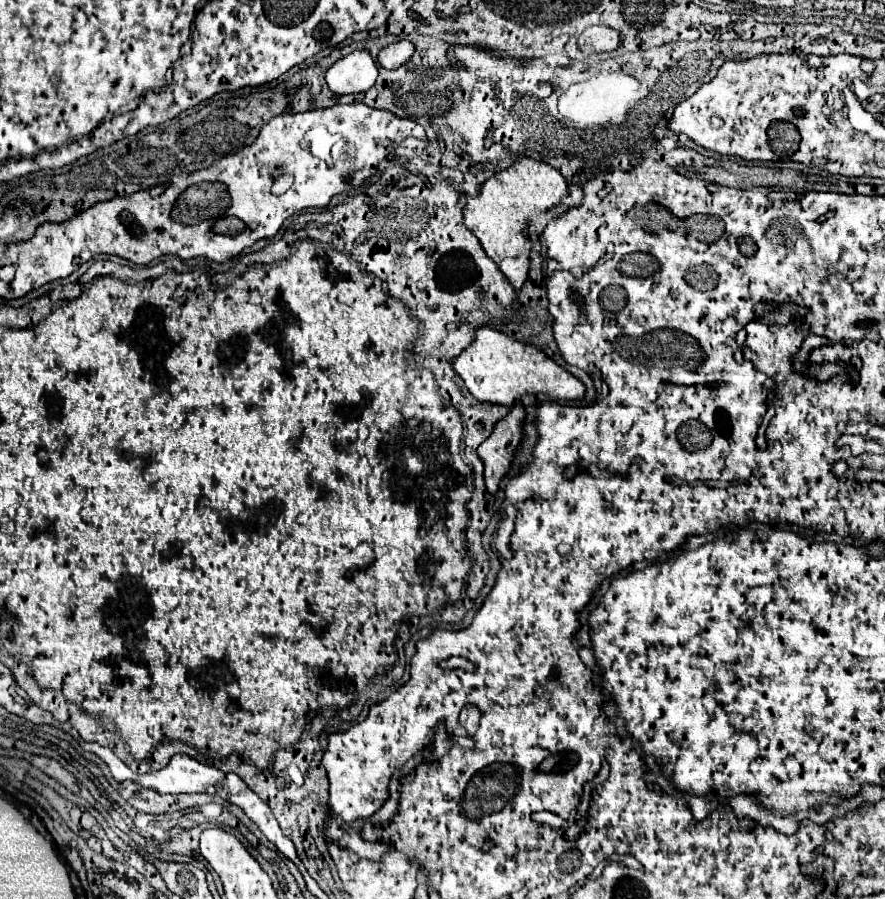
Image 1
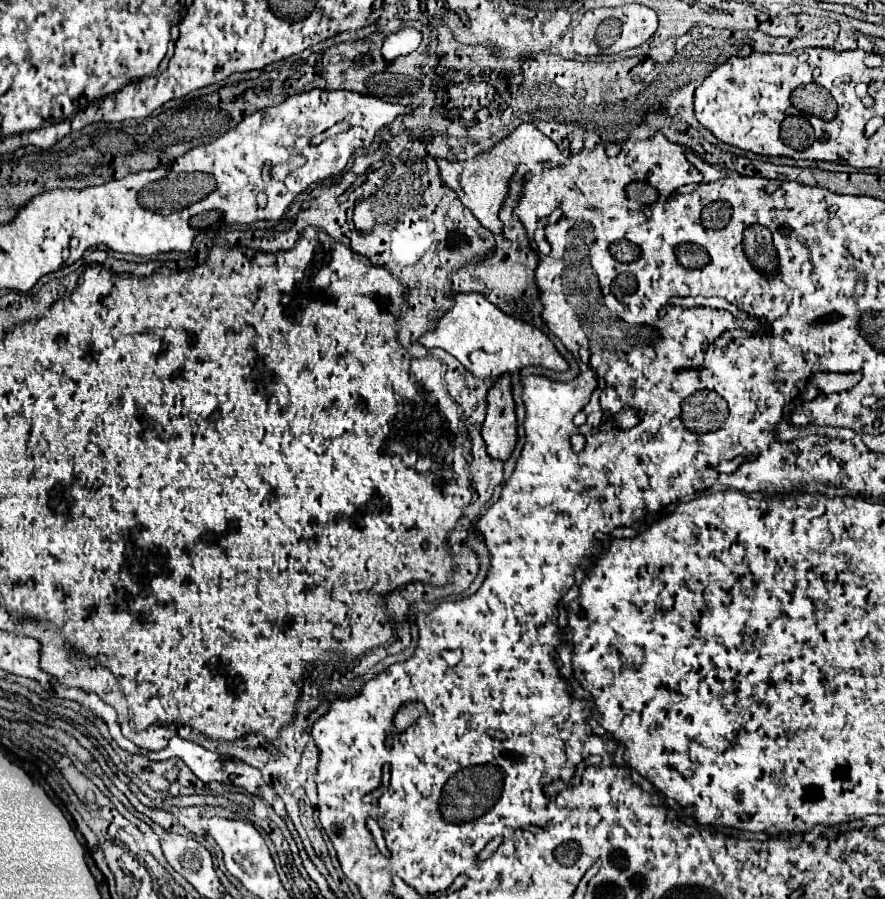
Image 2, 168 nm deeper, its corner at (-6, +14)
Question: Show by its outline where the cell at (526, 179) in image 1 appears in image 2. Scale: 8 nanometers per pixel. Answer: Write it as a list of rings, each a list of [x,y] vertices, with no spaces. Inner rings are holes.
[[[528,121],[528,123],[520,123],[510,135],[506,135],[490,151],[482,151],[474,159],[468,161],[436,159],[436,163],[440,169],[440,179],[458,193],[462,205],[468,207],[486,229],[490,229],[494,235],[502,235],[498,209],[508,193],[508,179],[512,177],[518,165],[550,161],[552,157],[558,157],[558,147],[544,133],[540,133],[534,123]]]

